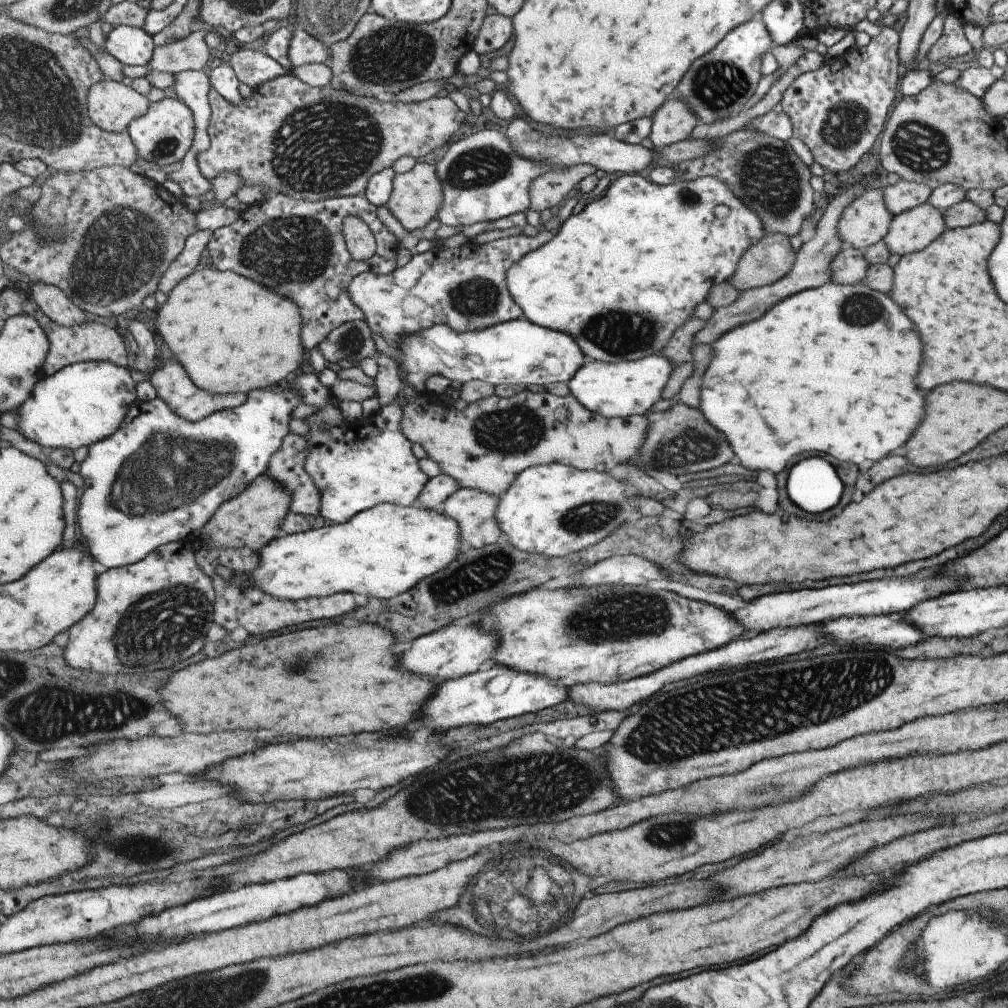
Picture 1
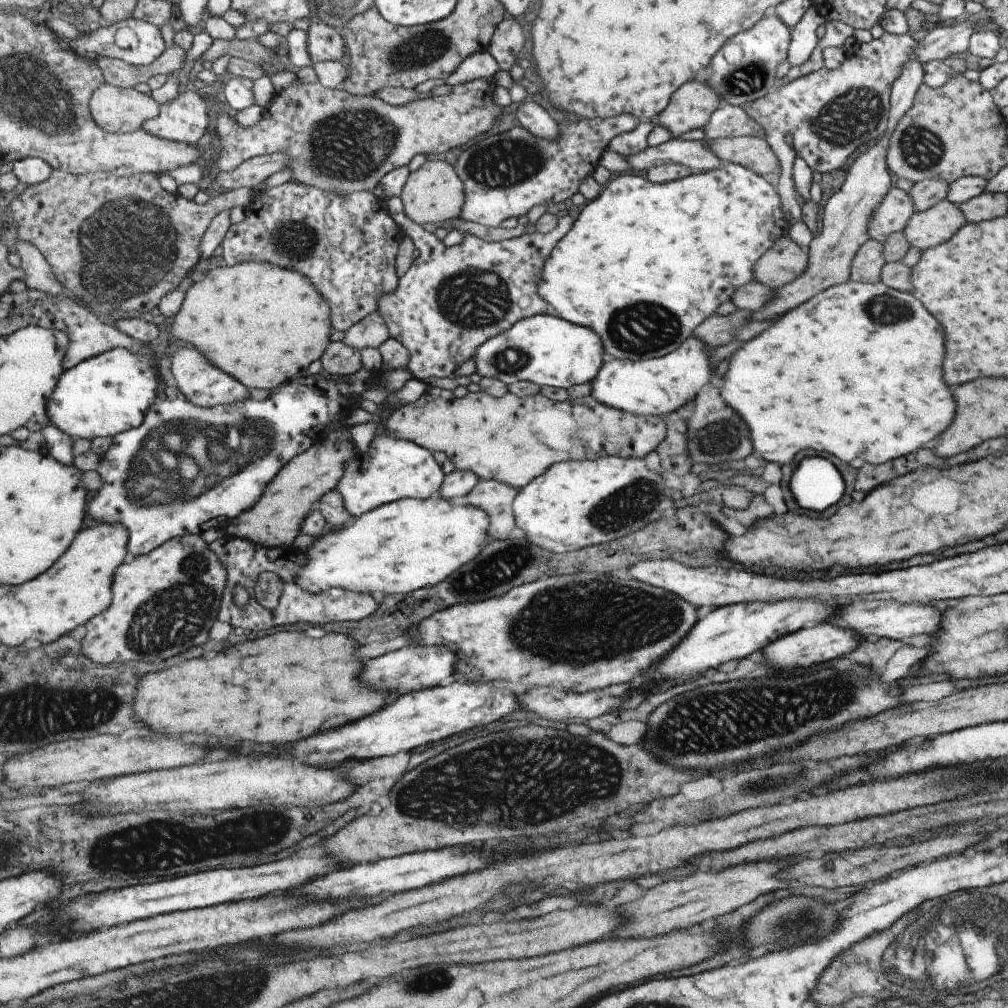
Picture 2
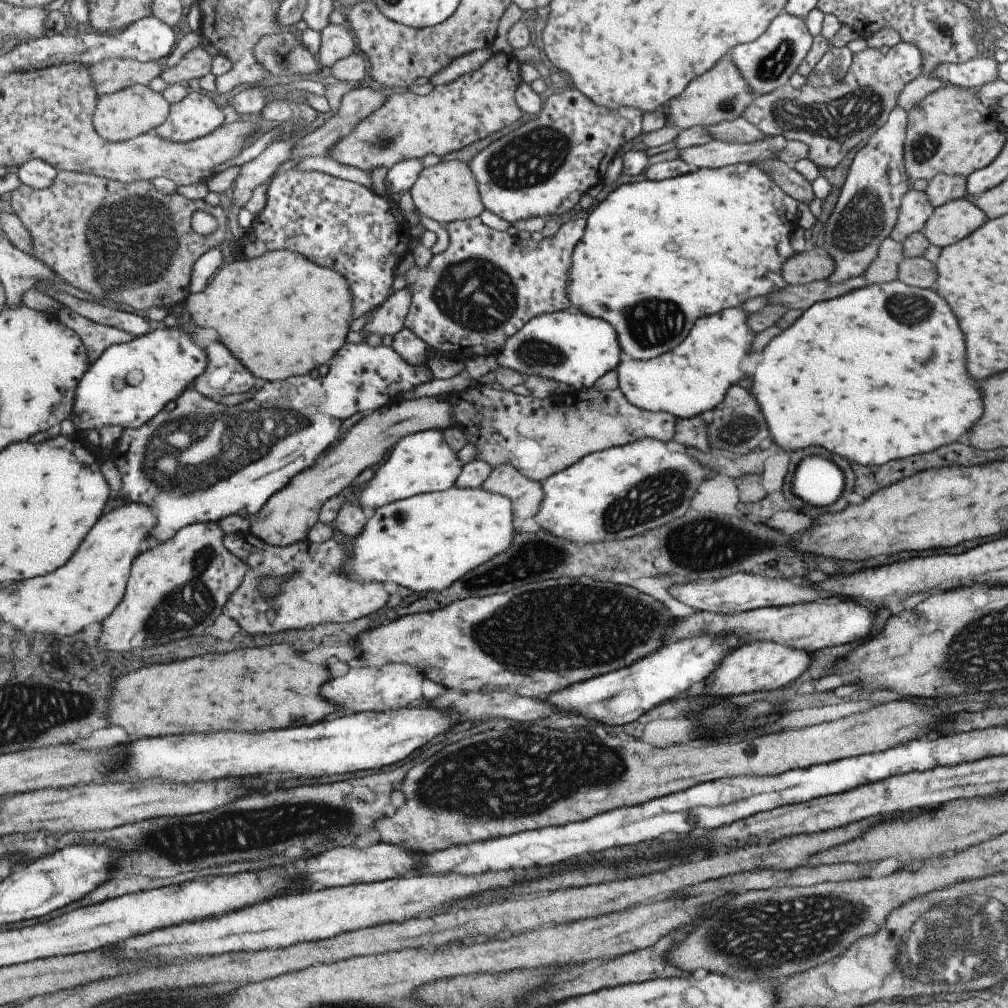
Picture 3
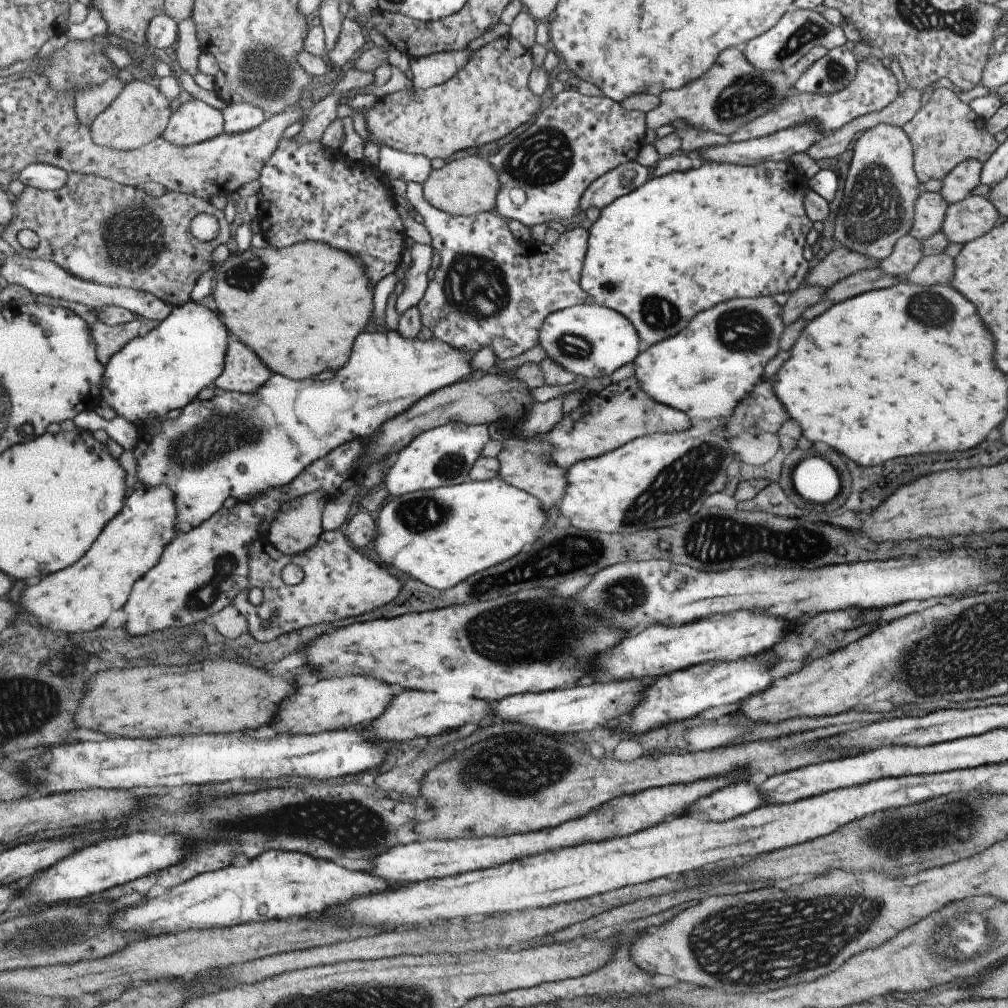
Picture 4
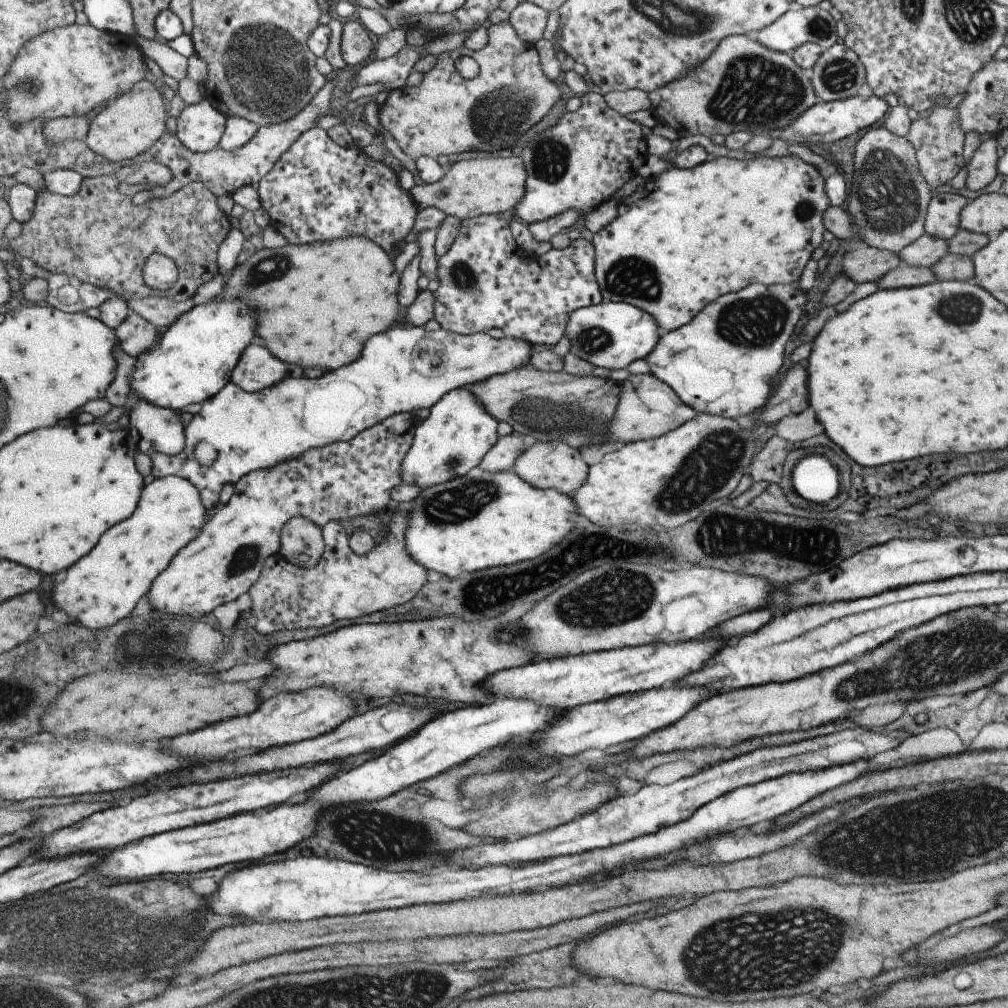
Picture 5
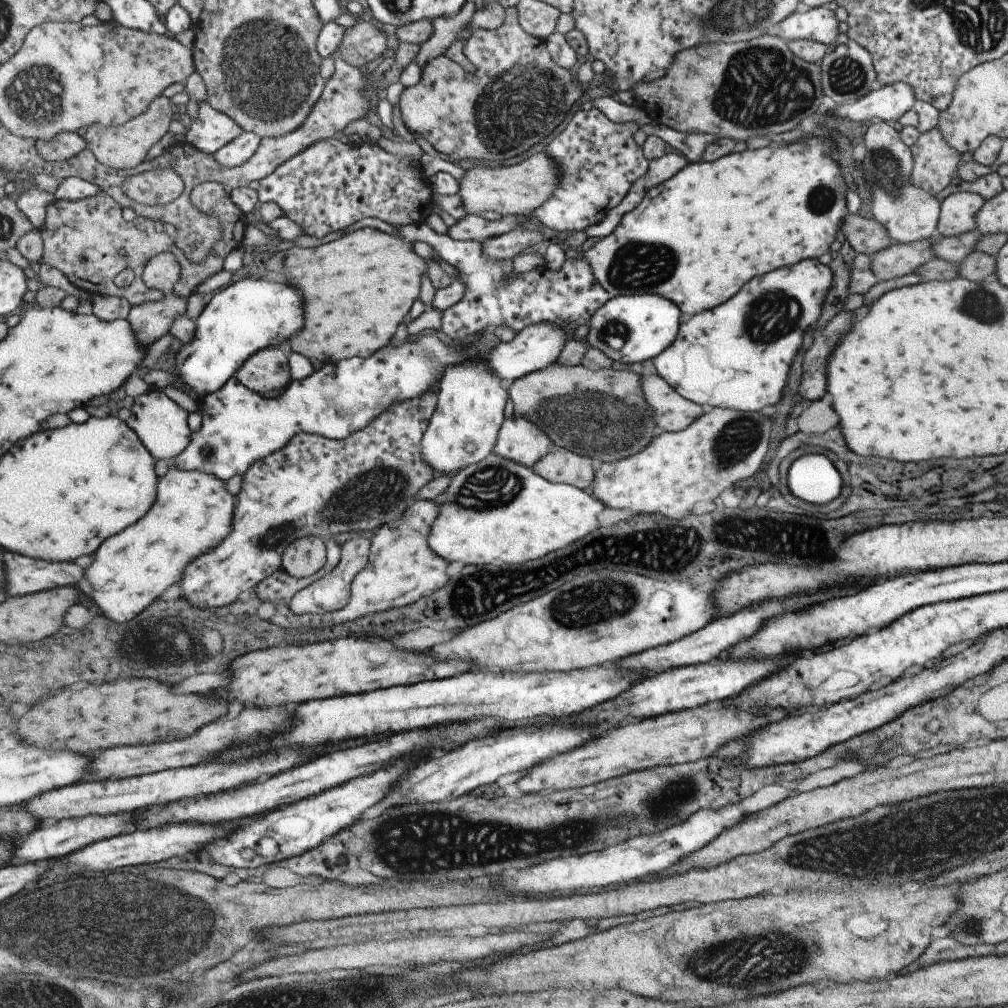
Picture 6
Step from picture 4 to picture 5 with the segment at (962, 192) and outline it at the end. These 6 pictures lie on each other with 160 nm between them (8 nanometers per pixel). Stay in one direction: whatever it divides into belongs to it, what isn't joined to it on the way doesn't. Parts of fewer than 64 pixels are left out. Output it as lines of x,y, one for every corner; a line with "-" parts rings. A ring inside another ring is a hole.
995,135
979,143
967,164
967,179
964,193
977,192
987,186
997,175
998,161
995,153

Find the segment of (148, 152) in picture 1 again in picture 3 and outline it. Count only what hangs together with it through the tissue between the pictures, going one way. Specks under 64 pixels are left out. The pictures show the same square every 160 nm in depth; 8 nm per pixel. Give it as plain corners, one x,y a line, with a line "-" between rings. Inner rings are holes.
193,91
187,95
185,100
171,106
170,117
165,124
158,126
155,133
173,142
188,143
214,133
219,127
225,125
225,120
227,120
227,116
221,110
218,102
201,92

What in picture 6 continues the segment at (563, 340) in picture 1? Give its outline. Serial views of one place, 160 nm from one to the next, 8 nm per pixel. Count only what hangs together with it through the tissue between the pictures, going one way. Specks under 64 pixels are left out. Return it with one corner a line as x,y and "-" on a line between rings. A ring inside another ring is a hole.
637,293
610,297
591,316
589,320
589,331
586,334
585,342
589,347
601,349
612,361
631,364
643,362
647,358
654,358
662,350
665,350
674,340
678,333
678,326
684,319
679,307
670,300
658,294

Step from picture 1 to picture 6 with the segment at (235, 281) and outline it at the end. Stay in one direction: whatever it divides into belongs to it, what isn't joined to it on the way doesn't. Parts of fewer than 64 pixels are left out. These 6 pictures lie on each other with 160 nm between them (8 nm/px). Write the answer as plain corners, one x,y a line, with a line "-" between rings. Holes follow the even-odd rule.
363,227
318,247
295,246
279,251
260,268
286,274
286,283
299,286
307,294
307,330
303,330
299,342
292,339
289,344
309,358
341,362
353,356
367,358
393,340
397,328
407,322
413,304
421,298
429,266
413,250
411,241

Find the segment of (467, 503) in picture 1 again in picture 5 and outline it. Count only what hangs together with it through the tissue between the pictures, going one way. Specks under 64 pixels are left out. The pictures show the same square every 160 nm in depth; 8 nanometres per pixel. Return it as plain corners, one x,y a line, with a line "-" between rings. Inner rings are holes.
531,441
529,448
515,463
517,471
527,482
541,490
555,489
572,496
579,489
588,474
588,465
581,459
577,449
561,441

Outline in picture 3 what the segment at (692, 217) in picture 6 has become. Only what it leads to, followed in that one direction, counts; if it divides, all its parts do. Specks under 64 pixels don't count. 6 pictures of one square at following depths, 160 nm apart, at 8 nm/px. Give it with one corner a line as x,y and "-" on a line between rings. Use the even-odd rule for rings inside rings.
617,155
607,165
602,186
608,186
608,188
613,186
613,189
609,189
606,197
595,205
595,208
586,218
584,234
572,251
572,264
568,273
566,295
572,304
572,310
603,319
615,329
622,353
637,360
655,358
675,348
687,336
697,318
711,316
723,309
739,307
749,298
757,298
762,294
768,295
788,285
782,277
782,266
787,259
795,254
789,245
789,237
798,227
797,202
787,196
757,163
735,163
719,168
701,167
687,174
660,181
645,179
639,180
639,182
619,182
621,167
622,157

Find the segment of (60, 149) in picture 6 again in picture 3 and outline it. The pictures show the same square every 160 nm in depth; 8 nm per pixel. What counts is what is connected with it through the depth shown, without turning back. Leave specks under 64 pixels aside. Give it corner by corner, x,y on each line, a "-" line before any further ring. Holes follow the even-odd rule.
130,58
105,59
90,67
90,73
99,98
131,88
133,85
148,85
153,78
161,76
162,61
141,62

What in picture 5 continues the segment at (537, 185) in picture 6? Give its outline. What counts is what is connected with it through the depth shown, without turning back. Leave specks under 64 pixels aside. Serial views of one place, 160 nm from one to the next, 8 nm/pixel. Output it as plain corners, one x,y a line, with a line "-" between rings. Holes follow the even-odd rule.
520,157
477,158
455,163
443,180
410,189
418,207
434,206
447,215
472,219
481,215
494,215
516,210
526,196
528,170

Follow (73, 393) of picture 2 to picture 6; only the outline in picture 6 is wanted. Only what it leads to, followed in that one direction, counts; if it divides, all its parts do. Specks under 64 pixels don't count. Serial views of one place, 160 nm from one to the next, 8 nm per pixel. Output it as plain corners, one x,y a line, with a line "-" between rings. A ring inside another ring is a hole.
261,274
230,283
220,290
203,308
196,321
196,335
191,344
183,345
177,353
177,381
193,388
202,395
215,392
225,386
230,378
246,364
247,359
267,347
283,347
295,339
305,328
305,300
301,292
289,283
263,280

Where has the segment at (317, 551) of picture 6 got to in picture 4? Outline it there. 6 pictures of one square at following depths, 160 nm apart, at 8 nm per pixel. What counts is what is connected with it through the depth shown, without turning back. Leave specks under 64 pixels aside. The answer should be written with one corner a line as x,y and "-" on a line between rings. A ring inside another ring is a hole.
315,491
305,497
299,497
286,503
274,517
268,532
268,539
285,555
291,557
313,549
318,544
324,531
324,526
321,526
321,518
323,518
324,510
328,506
325,498
327,496
324,491

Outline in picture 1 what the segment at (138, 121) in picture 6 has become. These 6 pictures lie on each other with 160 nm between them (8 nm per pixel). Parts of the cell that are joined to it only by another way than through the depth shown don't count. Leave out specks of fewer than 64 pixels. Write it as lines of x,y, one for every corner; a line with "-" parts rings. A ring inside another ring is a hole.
107,78
94,84
88,95
91,120
112,133
127,131
131,122
145,116
153,104
148,95
141,94
133,86

